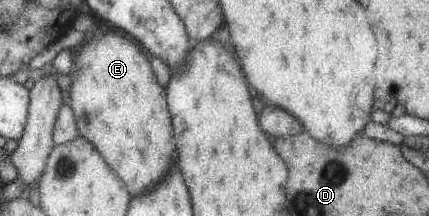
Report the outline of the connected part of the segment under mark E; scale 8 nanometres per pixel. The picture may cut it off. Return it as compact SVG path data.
M105 29L99 38L93 34L85 37L83 45L73 49L73 60L73 70L71 71L72 85L70 88L70 107L73 111L80 136L95 145L95 148L99 151L99 154L103 159L105 159L105 162L111 167L111 170L120 177L123 183L126 184L131 197L147 192L153 188L173 166L175 166L176 145L174 142L172 118L168 107L166 89L158 83L151 63L149 62L149 59L147 59L143 48L139 47L139 45L135 45L133 41L129 41L125 35L121 35L121 33L117 33L117 31L107 31Z

